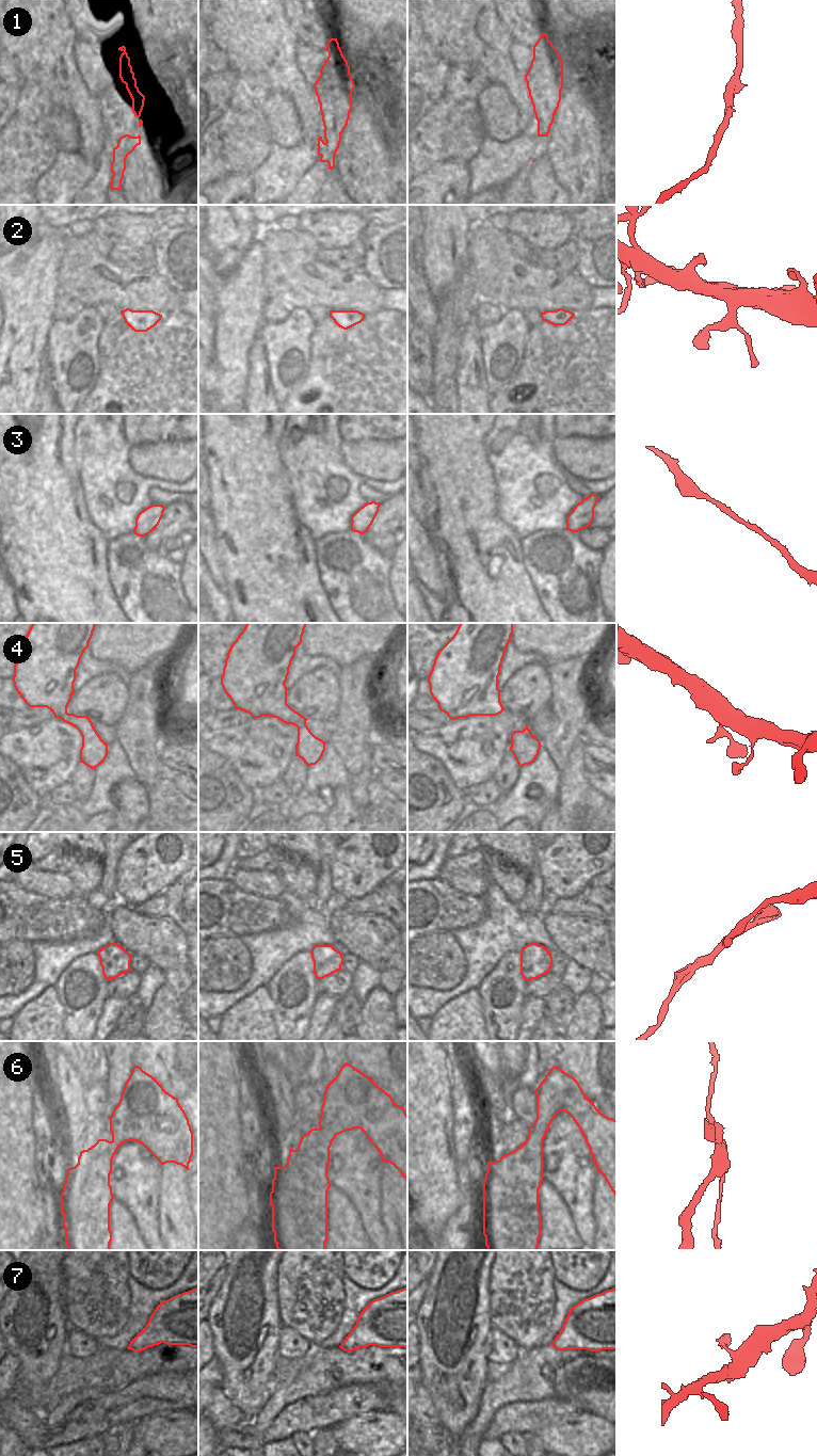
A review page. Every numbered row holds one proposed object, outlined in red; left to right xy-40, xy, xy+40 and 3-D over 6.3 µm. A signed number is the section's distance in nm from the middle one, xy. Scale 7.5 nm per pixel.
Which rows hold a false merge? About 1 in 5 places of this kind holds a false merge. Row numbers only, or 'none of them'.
6

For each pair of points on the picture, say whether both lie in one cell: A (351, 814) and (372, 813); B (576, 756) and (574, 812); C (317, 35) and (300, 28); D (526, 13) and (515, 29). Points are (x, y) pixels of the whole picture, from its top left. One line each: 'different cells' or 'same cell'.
A: different cells
B: same cell
C: same cell
D: different cells

